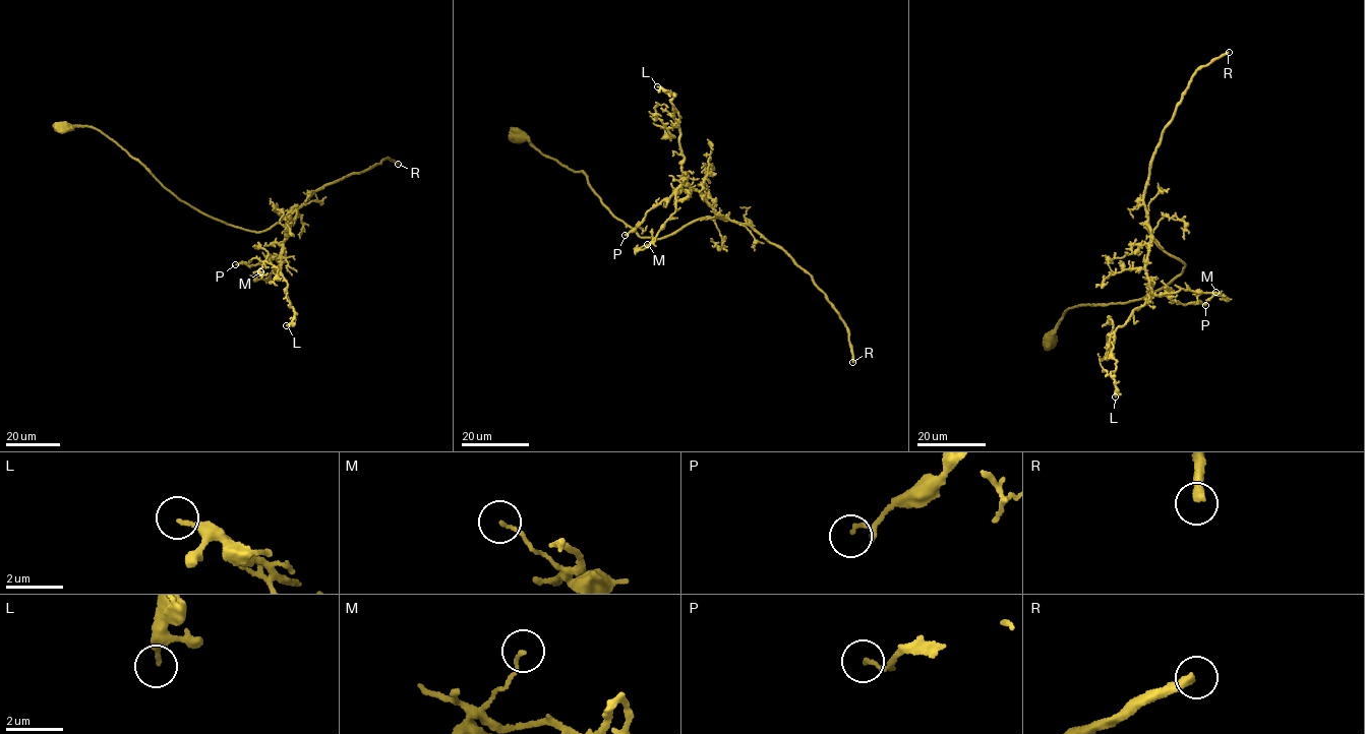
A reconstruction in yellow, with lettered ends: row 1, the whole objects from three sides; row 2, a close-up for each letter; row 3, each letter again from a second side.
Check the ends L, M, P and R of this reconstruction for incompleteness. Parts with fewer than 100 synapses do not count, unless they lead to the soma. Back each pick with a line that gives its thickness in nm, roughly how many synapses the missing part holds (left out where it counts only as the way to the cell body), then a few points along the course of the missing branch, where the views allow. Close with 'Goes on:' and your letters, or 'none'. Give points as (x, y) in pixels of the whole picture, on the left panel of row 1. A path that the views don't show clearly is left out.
R: 340 nm | 450 syn
Goes on: R

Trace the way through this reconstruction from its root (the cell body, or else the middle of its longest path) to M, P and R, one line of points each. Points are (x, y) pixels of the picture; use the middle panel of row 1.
M: (517, 133), (583, 172), (602, 205), (641, 237), (724, 219), (685, 184), (673, 212), (639, 248), (647, 244)
P: (517, 133), (583, 172), (602, 205), (641, 237), (724, 219), (685, 184), (625, 235)
R: (517, 133), (583, 172), (602, 205), (641, 237), (726, 218), (778, 245), (838, 313), (852, 362)

